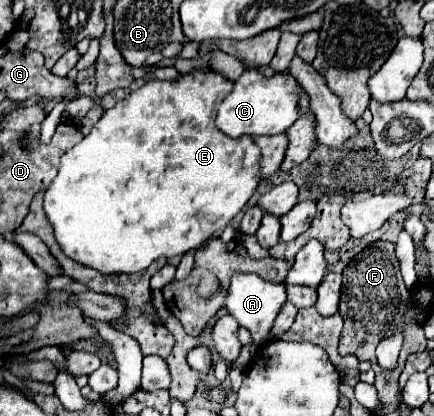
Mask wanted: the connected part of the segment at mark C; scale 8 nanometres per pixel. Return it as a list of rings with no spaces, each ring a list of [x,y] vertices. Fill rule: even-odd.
[[[245,70],[239,80],[235,80],[233,92],[223,100],[217,110],[217,128],[231,138],[249,134],[249,136],[263,136],[263,134],[283,134],[293,122],[299,118],[299,98],[303,94],[303,86],[291,74],[273,74],[263,76],[257,70]]]

